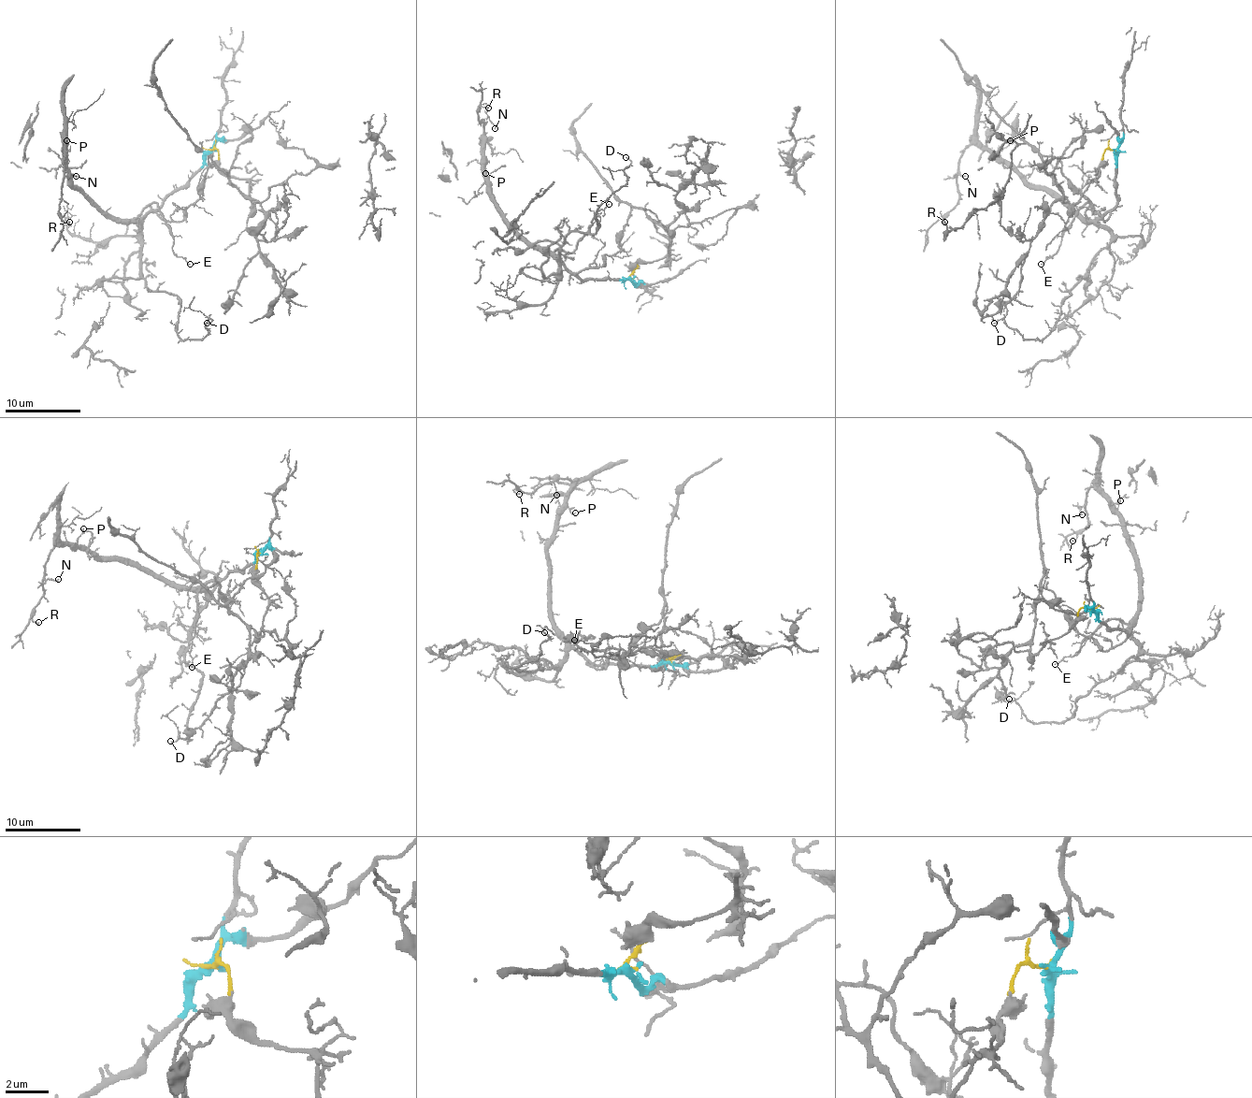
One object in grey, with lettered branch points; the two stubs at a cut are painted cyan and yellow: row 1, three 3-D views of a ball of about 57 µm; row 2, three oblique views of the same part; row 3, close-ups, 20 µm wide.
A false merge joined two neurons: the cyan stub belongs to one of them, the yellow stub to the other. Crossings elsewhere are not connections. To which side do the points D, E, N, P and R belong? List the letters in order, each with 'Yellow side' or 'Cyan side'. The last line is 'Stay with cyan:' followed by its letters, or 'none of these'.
D: Cyan side
E: Cyan side
N: Cyan side
P: Cyan side
R: Cyan side
Stay with cyan: D, E, N, P, R

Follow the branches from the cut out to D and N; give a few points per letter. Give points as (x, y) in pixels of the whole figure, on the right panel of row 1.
D: (1115, 150), (1116, 204), (1100, 222), (1111, 240), (1068, 291), (1057, 325), (1043, 339), (1024, 339), (994, 324)
N: (1115, 150), (1116, 204), (1098, 220), (1079, 220), (1057, 196), (973, 144), (964, 150), (955, 176), (966, 176)

